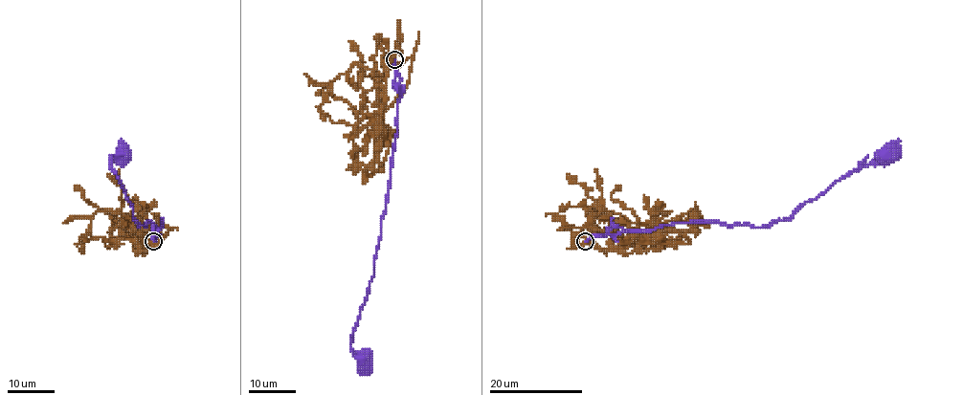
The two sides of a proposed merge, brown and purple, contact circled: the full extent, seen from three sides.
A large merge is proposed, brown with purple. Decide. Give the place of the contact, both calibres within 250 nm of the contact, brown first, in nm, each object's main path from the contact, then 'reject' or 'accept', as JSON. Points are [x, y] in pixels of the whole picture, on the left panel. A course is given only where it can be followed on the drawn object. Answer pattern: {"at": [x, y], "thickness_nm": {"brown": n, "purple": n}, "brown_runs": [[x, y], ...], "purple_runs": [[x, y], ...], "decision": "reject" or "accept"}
{"at": [153, 241], "thickness_nm": {"brown": 360, "purple": 240}, "brown_runs": [[153, 242], [143, 252], [136, 246], [118, 211], [122, 208], [122, 187], [107, 174]], "purple_runs": [[153, 241], [159, 233], [149, 221], [141, 223], [139, 227], [133, 220], [131, 204], [109, 166], [122, 154]], "decision": "accept"}

